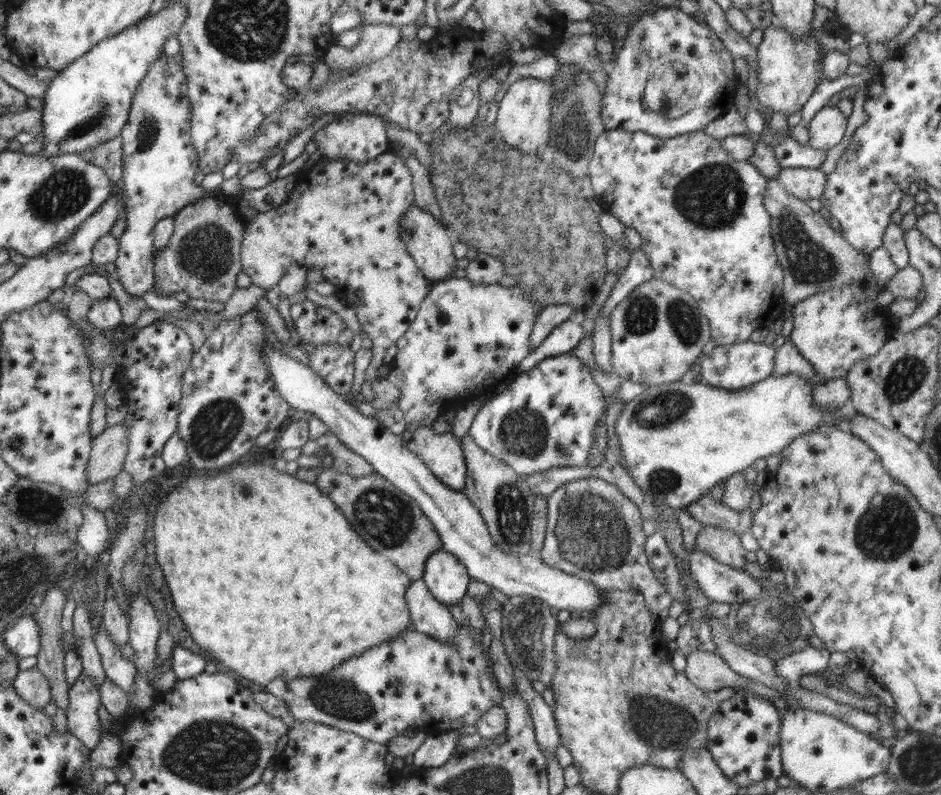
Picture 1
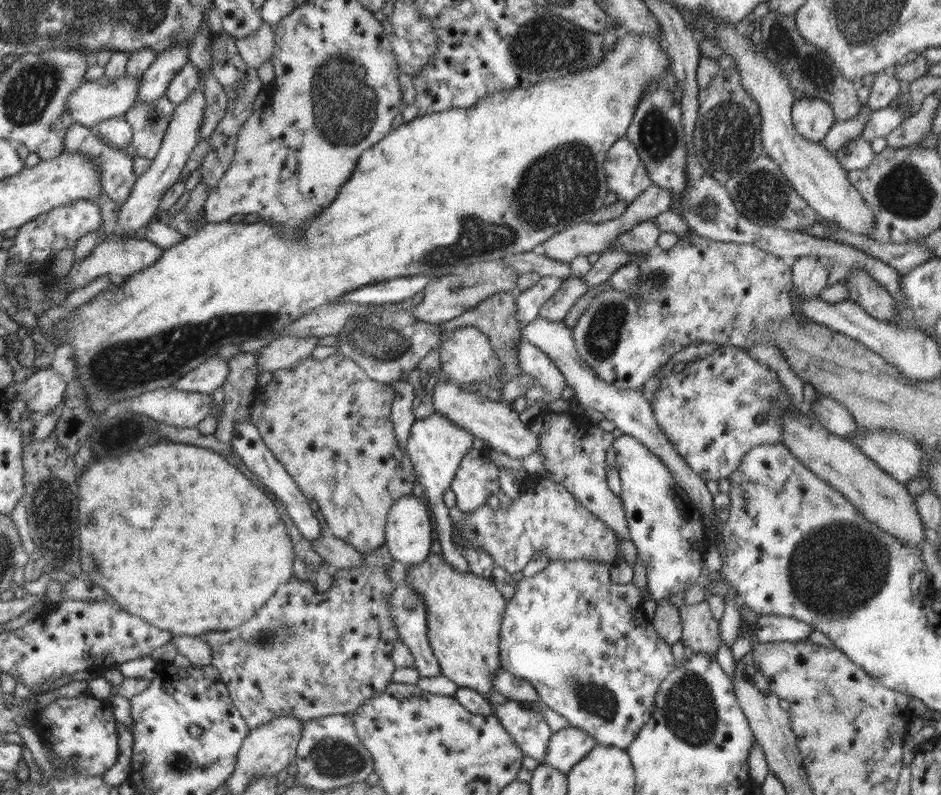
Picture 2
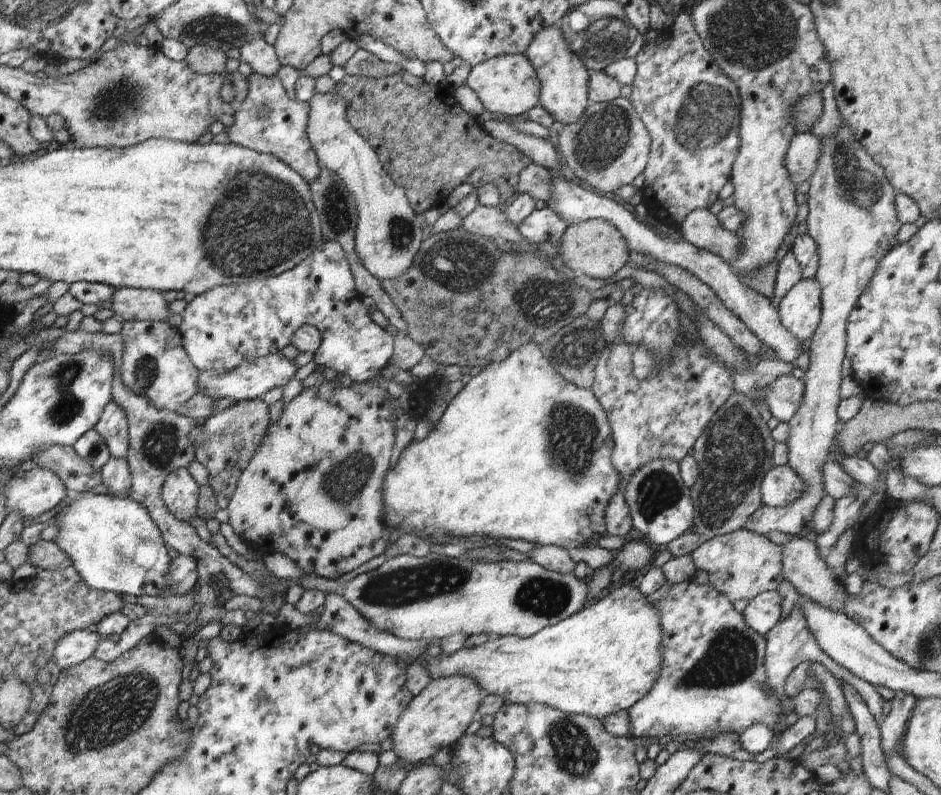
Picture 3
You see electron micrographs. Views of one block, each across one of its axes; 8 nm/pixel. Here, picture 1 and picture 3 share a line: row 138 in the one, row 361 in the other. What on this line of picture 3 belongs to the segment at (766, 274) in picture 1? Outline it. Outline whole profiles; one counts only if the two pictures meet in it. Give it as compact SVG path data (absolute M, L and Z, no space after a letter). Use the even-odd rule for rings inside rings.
M620 303L606 310L601 324L606 346L598 358L591 388L610 424L614 442L612 466L624 476L620 490L604 509L604 536L625 538L633 528L628 506L624 502L627 476L652 460L668 458L680 463L716 410L732 394L733 382L726 368L714 364L714 360L708 358L708 352L698 342L691 342L688 336L684 346L676 344L670 352L674 358L668 360L656 360L644 344L622 342L620 332L624 324L624 307Z

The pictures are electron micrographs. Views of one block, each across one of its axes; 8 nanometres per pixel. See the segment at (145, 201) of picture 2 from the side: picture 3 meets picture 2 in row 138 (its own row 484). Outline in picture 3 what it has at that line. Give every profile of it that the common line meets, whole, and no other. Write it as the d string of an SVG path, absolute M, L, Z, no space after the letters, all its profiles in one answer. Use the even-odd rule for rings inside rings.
M178 469L170 472L162 486L162 499L167 510L180 522L191 524L192 518L198 517L198 498L200 498L200 485L194 480L187 469Z

